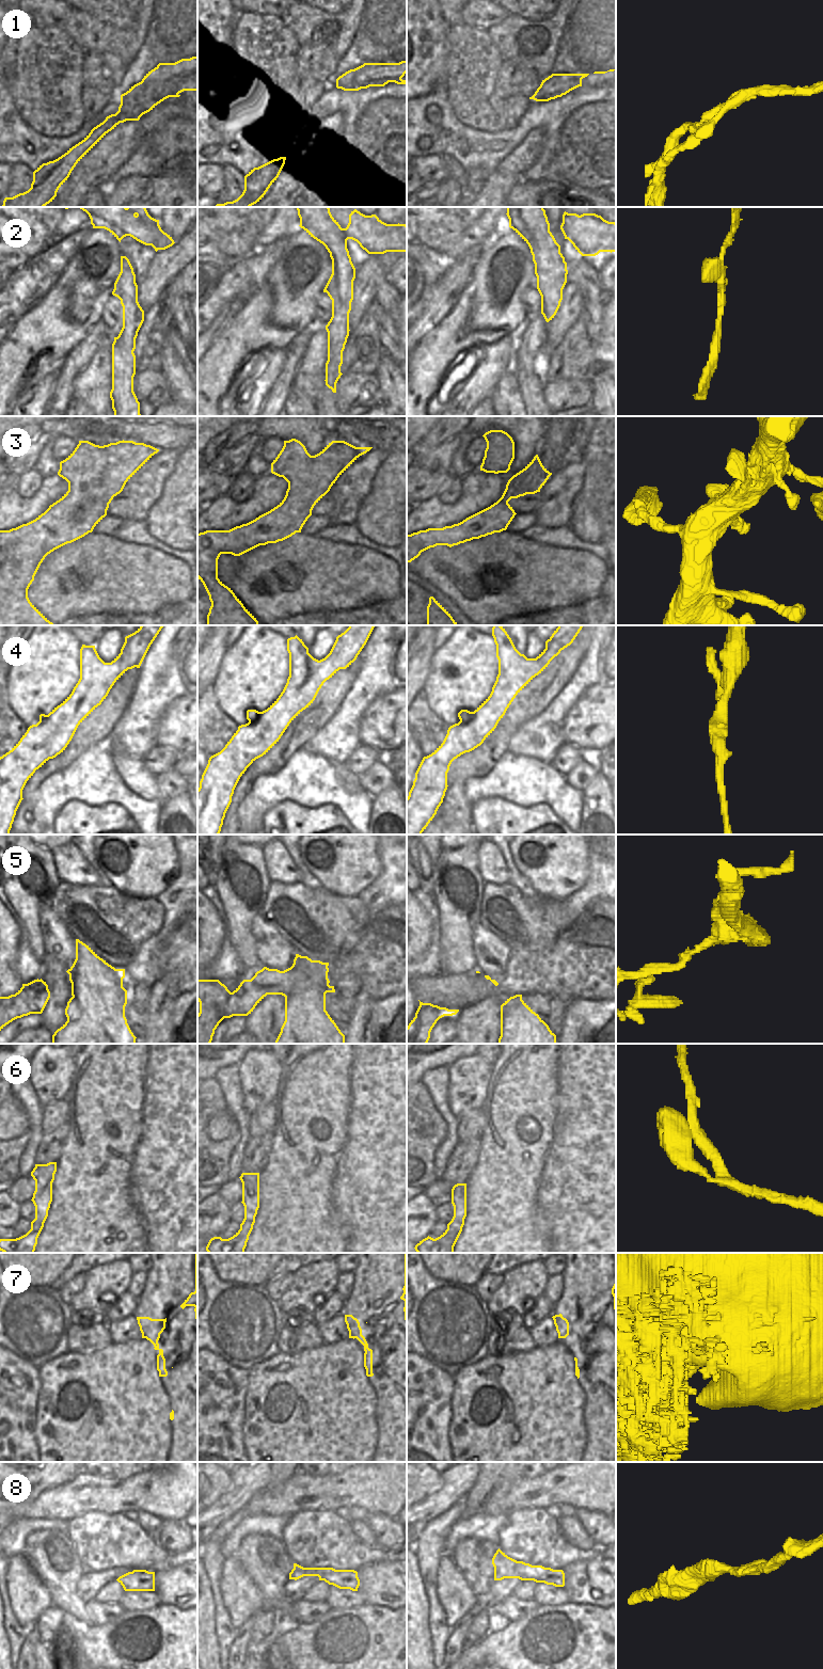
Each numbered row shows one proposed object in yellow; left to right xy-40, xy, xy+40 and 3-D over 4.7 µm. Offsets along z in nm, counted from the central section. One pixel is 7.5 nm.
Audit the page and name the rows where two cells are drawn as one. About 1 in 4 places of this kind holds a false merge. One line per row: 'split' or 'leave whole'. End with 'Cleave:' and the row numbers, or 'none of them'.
1: split
2: leave whole
3: leave whole
4: leave whole
5: split
6: leave whole
7: leave whole
8: leave whole
Cleave: 1, 5

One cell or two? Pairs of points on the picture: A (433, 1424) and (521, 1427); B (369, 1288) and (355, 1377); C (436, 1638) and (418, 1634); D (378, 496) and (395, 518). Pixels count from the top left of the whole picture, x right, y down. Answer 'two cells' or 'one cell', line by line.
A: two cells
B: two cells
C: two cells
D: one cell

